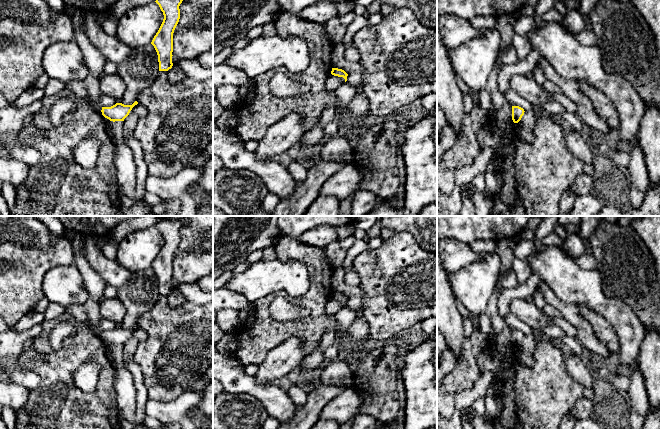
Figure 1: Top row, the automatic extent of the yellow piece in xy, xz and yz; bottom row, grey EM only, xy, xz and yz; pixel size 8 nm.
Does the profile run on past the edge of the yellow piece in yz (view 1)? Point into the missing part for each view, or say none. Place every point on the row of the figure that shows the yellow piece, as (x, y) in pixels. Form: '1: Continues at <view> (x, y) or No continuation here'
1: No continuation here

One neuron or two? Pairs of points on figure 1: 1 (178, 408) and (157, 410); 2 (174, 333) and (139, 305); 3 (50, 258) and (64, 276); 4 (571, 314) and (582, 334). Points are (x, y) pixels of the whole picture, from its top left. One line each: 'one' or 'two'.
1: one
2: two
3: two
4: one

